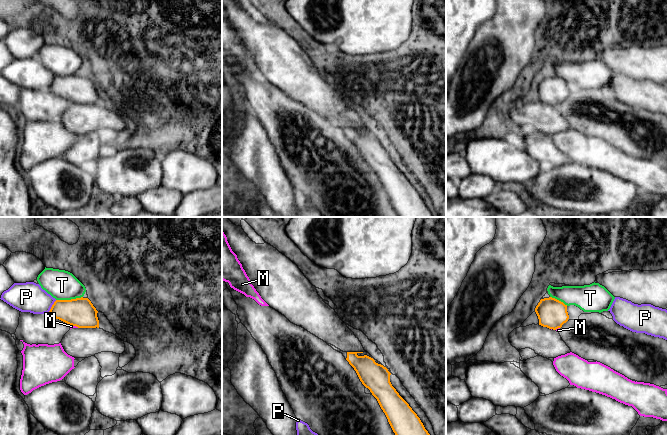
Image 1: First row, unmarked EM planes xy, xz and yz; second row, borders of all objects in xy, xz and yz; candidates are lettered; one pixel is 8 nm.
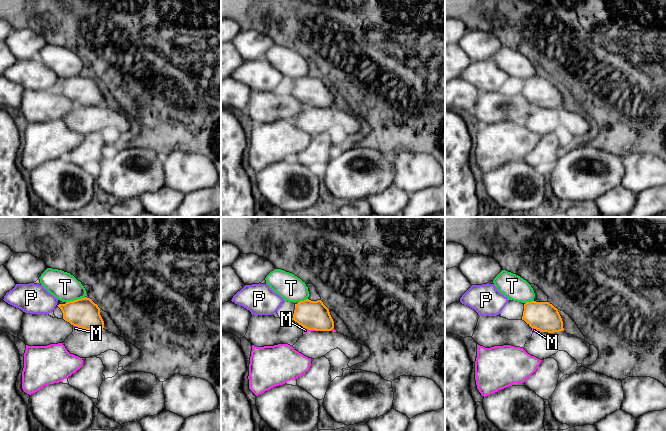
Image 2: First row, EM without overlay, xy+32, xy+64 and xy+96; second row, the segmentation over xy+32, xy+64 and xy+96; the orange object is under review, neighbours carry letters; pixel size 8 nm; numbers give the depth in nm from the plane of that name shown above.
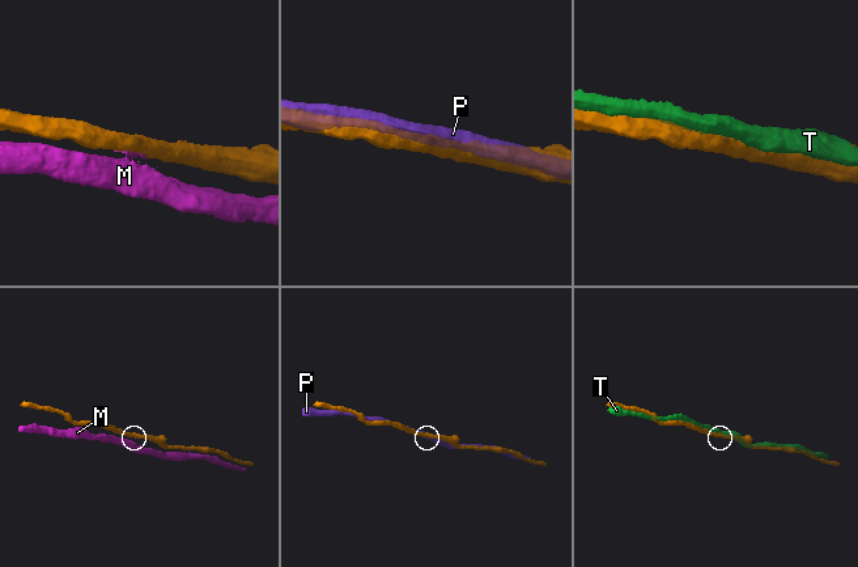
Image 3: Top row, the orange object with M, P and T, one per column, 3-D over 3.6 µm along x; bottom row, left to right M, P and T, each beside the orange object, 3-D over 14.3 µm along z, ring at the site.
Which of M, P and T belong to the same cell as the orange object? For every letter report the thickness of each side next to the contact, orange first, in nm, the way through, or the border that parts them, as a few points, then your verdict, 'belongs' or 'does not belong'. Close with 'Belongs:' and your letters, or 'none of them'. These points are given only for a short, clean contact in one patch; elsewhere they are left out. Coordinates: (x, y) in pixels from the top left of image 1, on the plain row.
M: 240 nm thick on the orange side, 20 nm on the other; does not belong
P: 240 nm thick on the orange side, 240 nm on the other; does not belong
T: 240 nm thick on the orange side, 240 nm on the other; does not belong
Belongs: none of them

